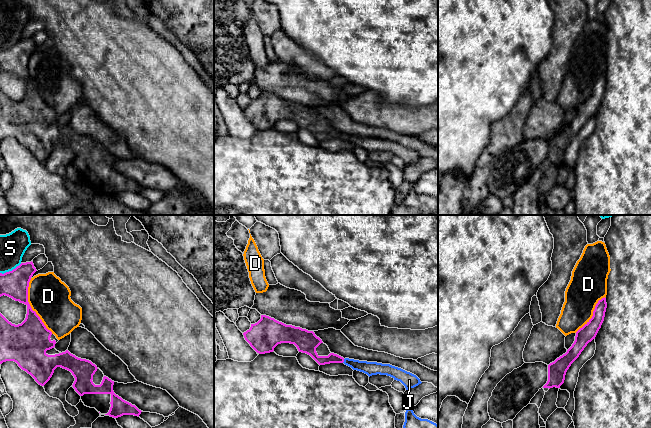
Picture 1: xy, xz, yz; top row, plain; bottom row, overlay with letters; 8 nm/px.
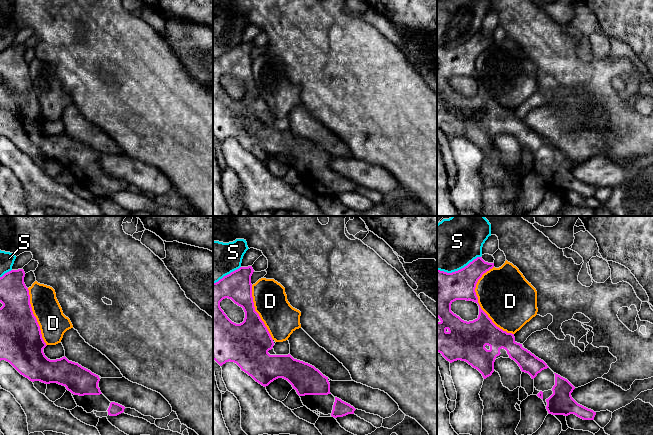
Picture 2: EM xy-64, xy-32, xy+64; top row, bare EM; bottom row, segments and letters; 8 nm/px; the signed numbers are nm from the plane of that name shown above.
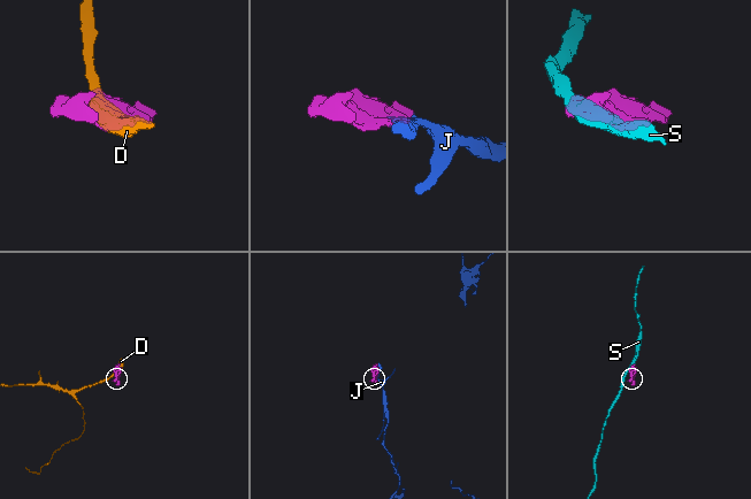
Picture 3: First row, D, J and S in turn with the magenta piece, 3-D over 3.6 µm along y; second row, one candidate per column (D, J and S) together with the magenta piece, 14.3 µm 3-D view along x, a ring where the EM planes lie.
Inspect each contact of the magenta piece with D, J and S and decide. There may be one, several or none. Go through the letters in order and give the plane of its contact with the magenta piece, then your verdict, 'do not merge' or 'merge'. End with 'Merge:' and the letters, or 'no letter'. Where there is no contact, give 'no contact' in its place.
D: meets magenta in xy; do not merge
J: meets magenta in xz; merge
S: meets magenta in xy; do not merge
Merge: J

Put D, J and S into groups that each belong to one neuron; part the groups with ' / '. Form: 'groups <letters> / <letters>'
groups D / J / S

